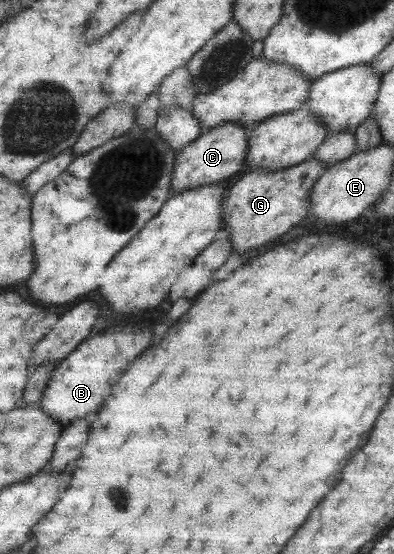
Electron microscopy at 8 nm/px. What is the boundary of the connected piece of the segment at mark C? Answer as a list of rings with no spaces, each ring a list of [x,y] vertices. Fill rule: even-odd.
[[[238,121],[202,131],[196,141],[184,146],[177,155],[172,195],[202,187],[202,185],[212,185],[228,180],[230,175],[234,175],[242,169],[248,153],[249,129],[244,125],[238,125]]]

